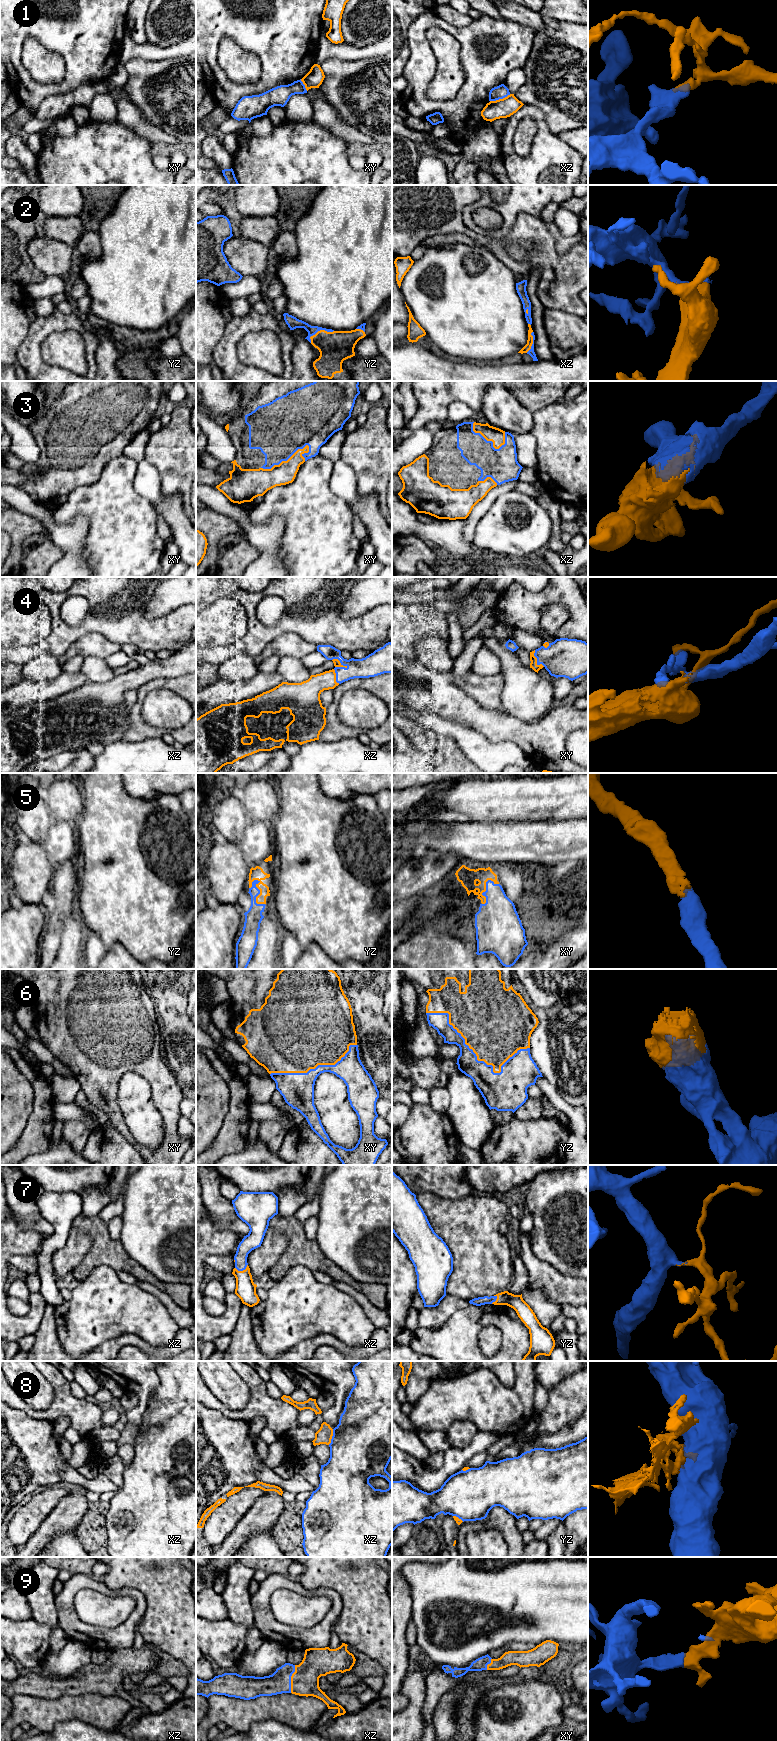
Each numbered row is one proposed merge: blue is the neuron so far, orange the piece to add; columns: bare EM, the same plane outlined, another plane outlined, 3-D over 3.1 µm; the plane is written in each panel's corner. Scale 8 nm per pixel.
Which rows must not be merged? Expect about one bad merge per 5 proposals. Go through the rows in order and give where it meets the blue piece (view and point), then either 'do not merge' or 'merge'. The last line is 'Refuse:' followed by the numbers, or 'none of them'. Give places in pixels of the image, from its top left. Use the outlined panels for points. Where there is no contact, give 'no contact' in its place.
1: xz (500, 98) | do not merge
2: yz (319, 330) | merge
3: xy (285, 460) | merge
4: xz (340, 662) | merge
5: yz (259, 893) | merge
6: yz (476, 1056) | merge
7: xz (242, 1270) | merge
8: xz (332, 1437) | merge
9: xz (290, 1679) | merge
Refuse: 1

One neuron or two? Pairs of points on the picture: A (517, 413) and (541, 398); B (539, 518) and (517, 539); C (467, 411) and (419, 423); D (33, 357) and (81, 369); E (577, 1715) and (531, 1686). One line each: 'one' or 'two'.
A: two
B: one
C: two
D: two
E: two

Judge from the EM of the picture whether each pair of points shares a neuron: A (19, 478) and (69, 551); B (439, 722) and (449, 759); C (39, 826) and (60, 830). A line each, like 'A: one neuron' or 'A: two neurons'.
A: two neurons
B: two neurons
C: two neurons

